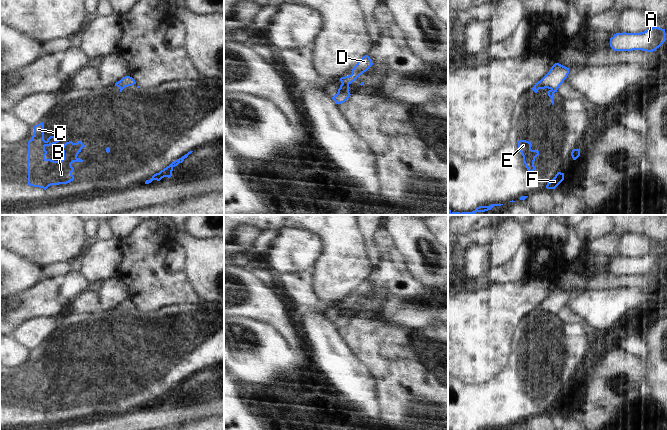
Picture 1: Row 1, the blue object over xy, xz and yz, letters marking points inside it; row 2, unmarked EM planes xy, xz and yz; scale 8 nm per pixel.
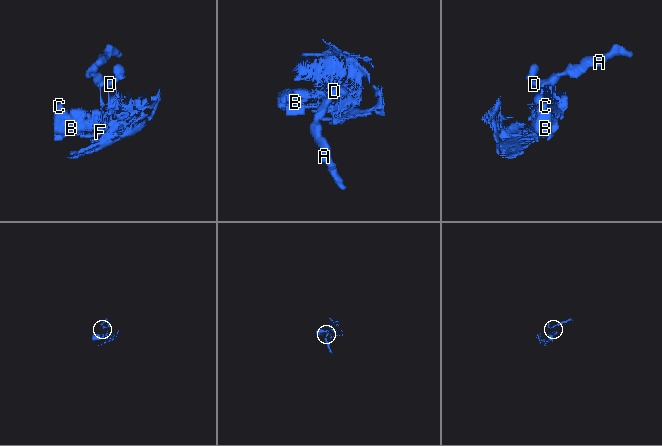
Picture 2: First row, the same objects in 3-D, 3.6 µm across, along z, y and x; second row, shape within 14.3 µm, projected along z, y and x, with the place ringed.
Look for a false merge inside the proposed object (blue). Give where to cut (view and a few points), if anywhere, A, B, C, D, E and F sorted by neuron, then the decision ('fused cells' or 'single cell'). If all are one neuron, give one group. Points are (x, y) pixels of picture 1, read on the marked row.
cut xz (351, 75), (348, 85), (343, 88); groups A D / B C E F; fused cells

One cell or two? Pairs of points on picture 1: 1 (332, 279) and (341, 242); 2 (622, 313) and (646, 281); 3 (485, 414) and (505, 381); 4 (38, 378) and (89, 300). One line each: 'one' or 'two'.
1: one
2: two
3: one
4: two

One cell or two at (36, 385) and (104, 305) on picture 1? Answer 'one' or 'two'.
two

